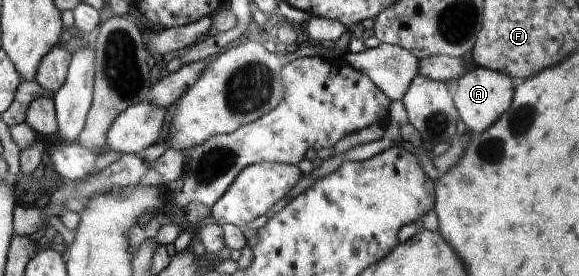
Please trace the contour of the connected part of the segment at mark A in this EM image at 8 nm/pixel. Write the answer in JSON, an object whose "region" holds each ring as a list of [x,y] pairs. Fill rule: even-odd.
{"region":[[[473,67],[464,74],[451,90],[462,128],[479,135],[496,123],[511,107],[515,84],[511,77],[486,68]]]}

